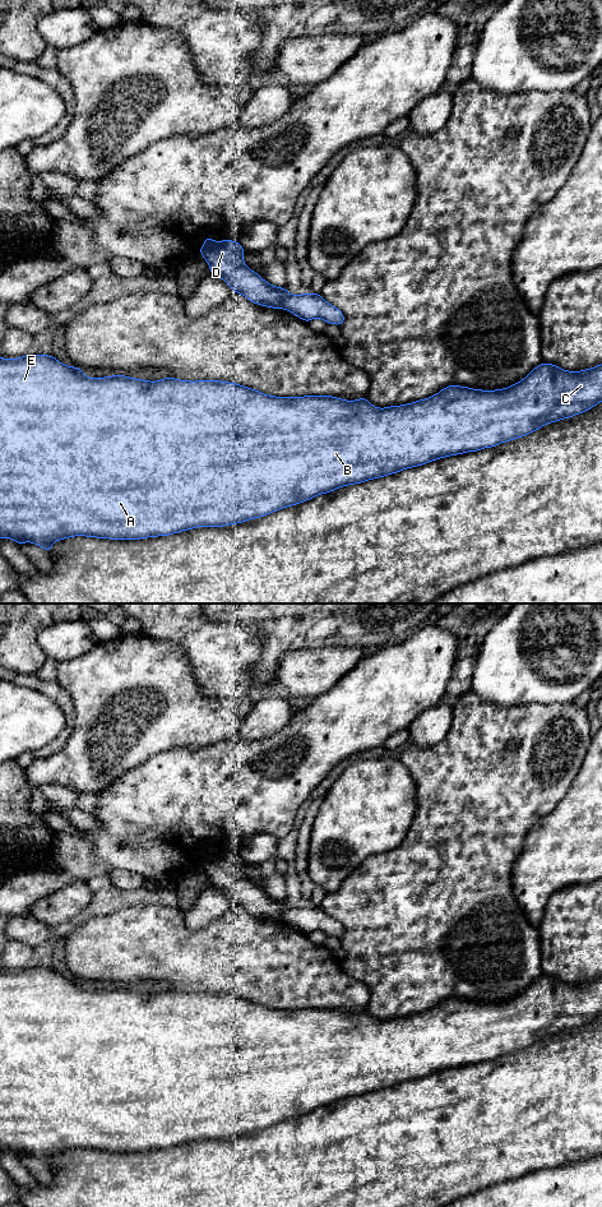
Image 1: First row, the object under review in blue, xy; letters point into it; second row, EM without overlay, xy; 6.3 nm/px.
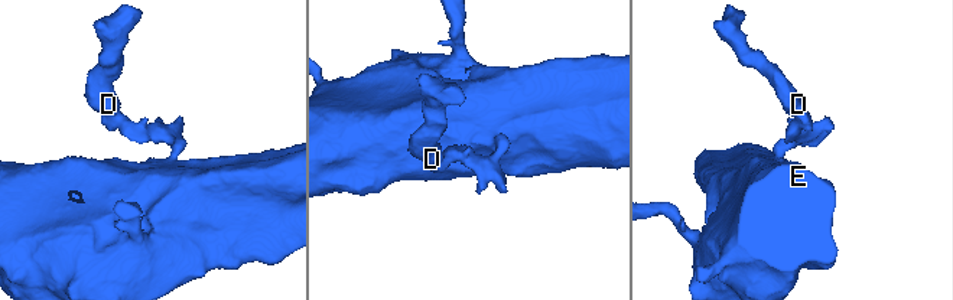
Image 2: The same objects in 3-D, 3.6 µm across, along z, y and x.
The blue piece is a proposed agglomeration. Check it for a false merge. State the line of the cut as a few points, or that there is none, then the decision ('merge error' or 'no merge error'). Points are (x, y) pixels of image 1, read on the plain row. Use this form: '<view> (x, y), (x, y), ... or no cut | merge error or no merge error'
xy (286, 903), (282, 910), (282, 920) | merge error

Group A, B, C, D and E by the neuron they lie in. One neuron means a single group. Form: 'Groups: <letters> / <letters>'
Groups: A B C E / D

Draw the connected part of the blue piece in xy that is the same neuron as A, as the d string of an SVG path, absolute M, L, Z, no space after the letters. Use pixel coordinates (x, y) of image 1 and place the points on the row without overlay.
M52 967L0 970L0 1151L13 1151L17 1157L32 1155L48 1166L52 1155L85 1148L110 1152L140 1152L168 1148L198 1139L223 1139L261 1130L279 1122L307 1114L339 1100L384 1090L432 1073L497 1059L534 1045L550 1035L589 1023L602 1014L602 976L580 984L568 984L542 975L524 991L504 1002L482 1003L448 998L435 1008L412 1016L378 1021L366 1009L346 1013L332 1008L275 1009L236 995L221 993L179 993L171 989L158 994L126 988L87 990L82 981L68 979Z

